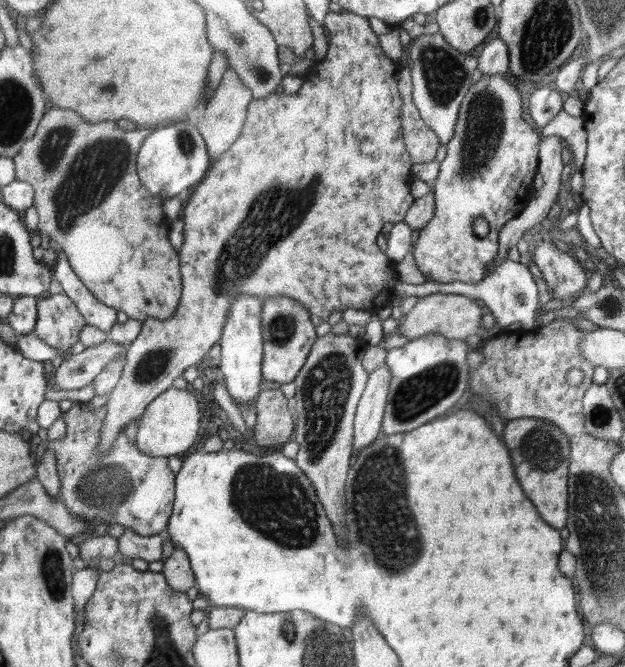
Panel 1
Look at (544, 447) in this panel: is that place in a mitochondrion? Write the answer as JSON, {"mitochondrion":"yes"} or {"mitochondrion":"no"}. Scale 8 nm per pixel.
{"mitochondrion":"yes"}

